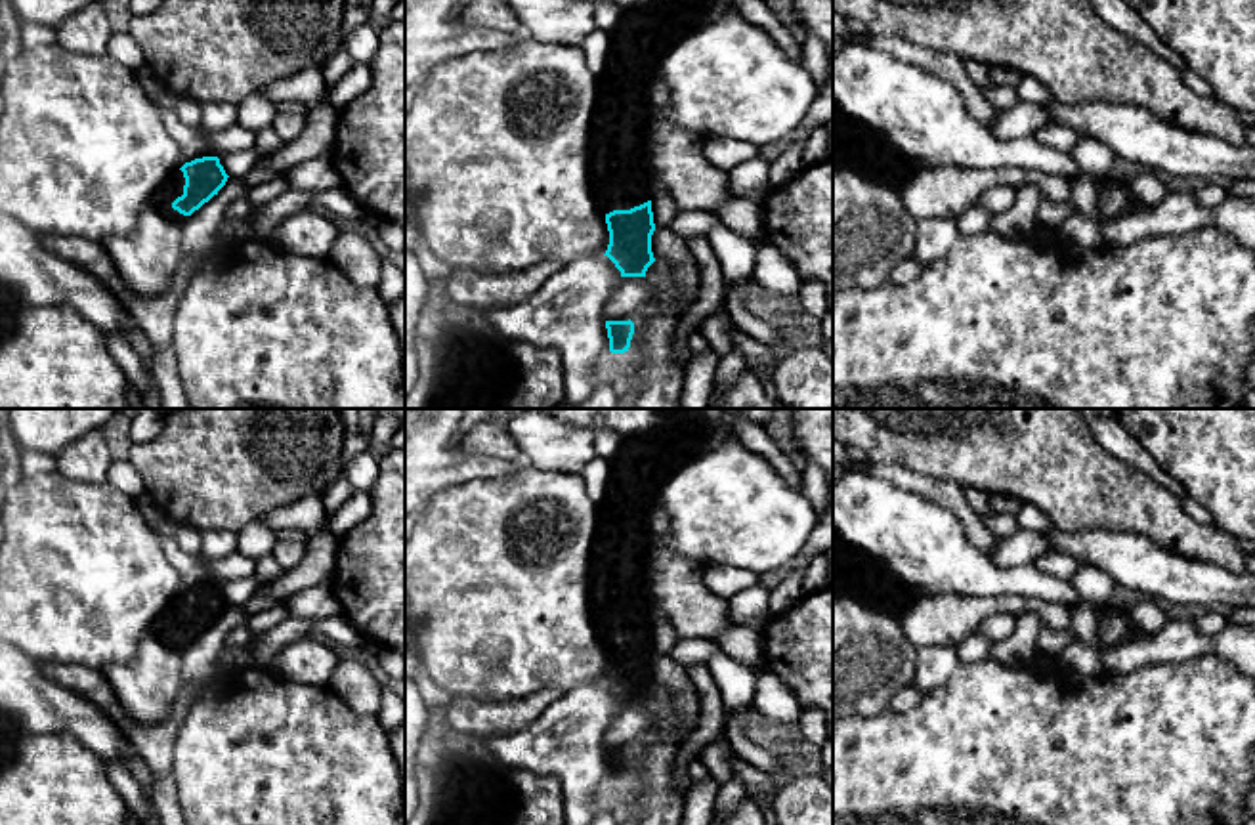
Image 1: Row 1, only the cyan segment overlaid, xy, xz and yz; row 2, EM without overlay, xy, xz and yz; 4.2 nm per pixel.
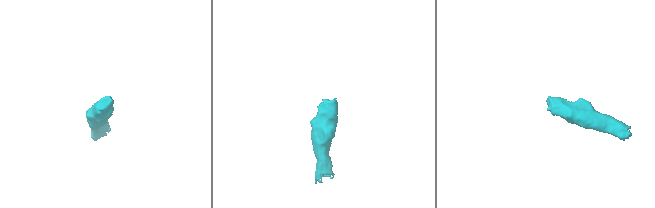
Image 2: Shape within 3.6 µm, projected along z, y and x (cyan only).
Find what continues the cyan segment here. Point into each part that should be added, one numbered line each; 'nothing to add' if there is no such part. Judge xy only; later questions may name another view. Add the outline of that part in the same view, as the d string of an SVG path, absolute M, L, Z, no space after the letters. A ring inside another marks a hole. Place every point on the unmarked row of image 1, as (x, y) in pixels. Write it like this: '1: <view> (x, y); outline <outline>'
1: xy (172, 615); outline M181 598L170 602L170 605L155 619L149 634L160 640L164 645L183 651L189 644L172 636L172 630L183 623L185 605Z

